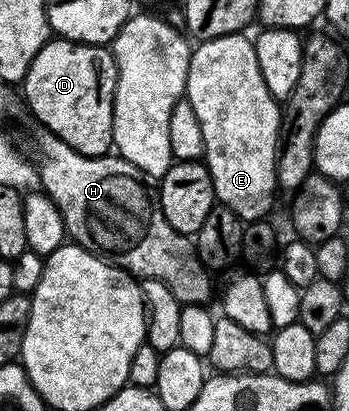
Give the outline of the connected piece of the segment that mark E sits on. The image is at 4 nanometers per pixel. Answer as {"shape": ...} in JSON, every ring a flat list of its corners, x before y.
{"shape":[[238,34,200,41,189,53,184,95,191,110,195,110,195,118,199,118,199,130,203,130,203,163,211,174,217,200,231,209,243,222,268,217,273,195,278,195,275,154,283,111,279,101,267,90,267,82,263,82,263,74,255,58,253,40,247,37,248,35]]}

